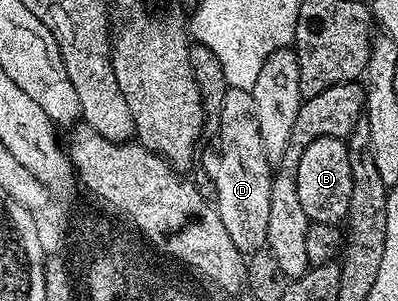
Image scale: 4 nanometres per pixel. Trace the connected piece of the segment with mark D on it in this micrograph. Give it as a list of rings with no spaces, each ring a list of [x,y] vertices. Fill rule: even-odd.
[[[226,88],[221,97],[221,126],[217,129],[217,150],[213,157],[205,161],[205,173],[217,192],[215,208],[219,219],[223,219],[223,227],[227,227],[227,235],[231,235],[231,243],[239,247],[243,254],[256,253],[257,250],[266,248],[267,215],[271,215],[271,183],[274,170],[265,148],[263,139],[259,139],[259,119],[255,119],[255,99],[248,89]]]

